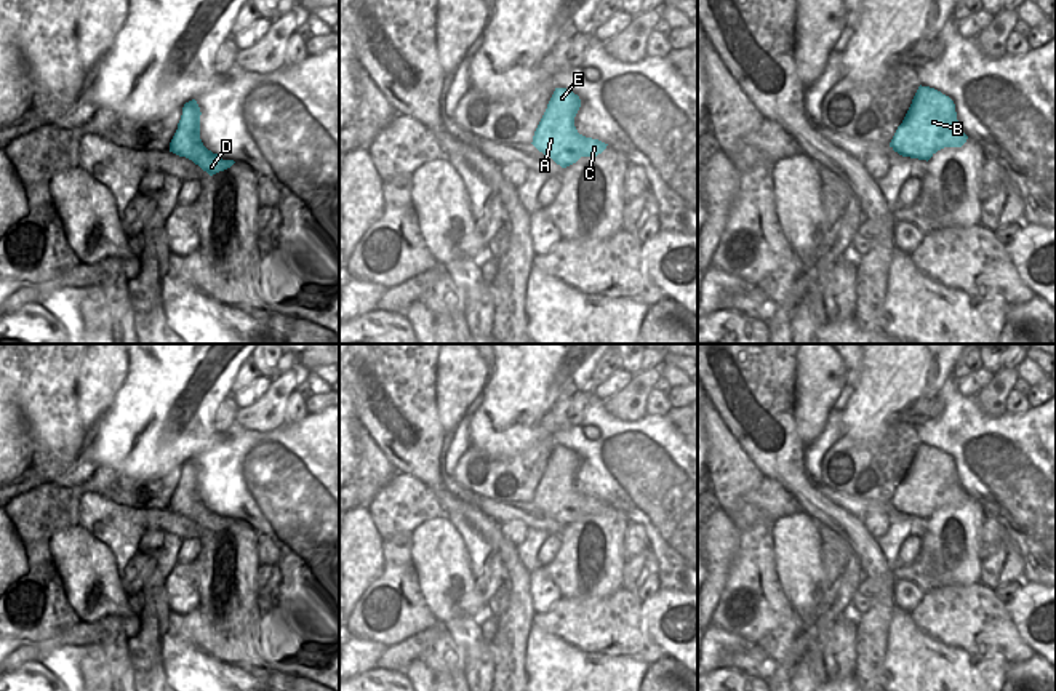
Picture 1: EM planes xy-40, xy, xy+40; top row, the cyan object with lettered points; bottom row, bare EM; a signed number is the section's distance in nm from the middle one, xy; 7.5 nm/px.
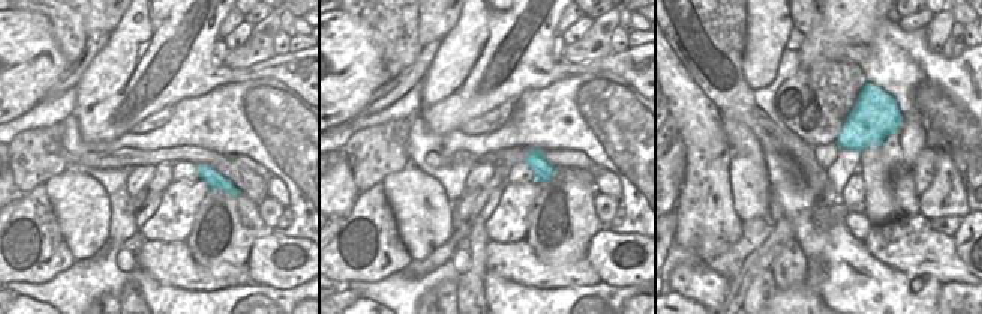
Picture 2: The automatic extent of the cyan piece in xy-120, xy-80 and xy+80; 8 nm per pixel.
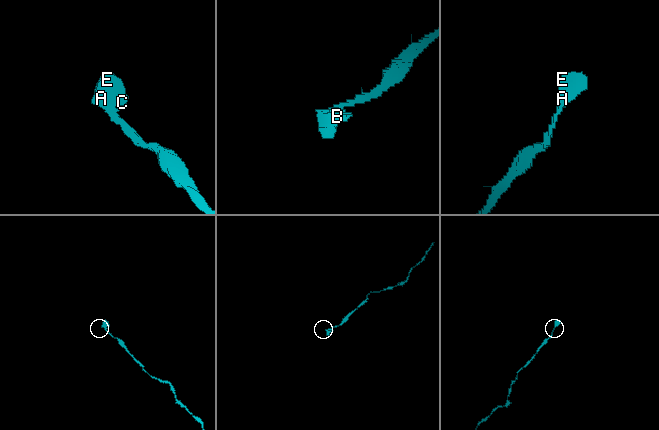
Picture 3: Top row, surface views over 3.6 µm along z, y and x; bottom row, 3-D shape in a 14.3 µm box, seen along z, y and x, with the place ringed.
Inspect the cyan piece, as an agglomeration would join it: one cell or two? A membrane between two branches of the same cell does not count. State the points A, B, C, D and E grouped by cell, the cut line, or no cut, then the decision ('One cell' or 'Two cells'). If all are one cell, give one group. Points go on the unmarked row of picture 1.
Groups: A B C E / D. Split along xy (580, 514), (564, 512), (551, 515). Two cells

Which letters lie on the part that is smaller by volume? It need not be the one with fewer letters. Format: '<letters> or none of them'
A, B, C, E

